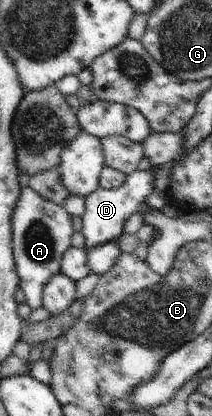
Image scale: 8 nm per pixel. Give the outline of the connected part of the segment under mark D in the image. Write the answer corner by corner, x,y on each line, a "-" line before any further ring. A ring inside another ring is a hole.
152,166
148,171
135,170
126,176
125,183
117,189
106,190
97,188
91,195
86,197
86,210
82,215
83,229
82,233
86,239
87,251
92,247
103,245
104,243
115,240
124,233
125,222
137,211
139,205
145,201
150,192
150,185
154,180
154,175
159,167

